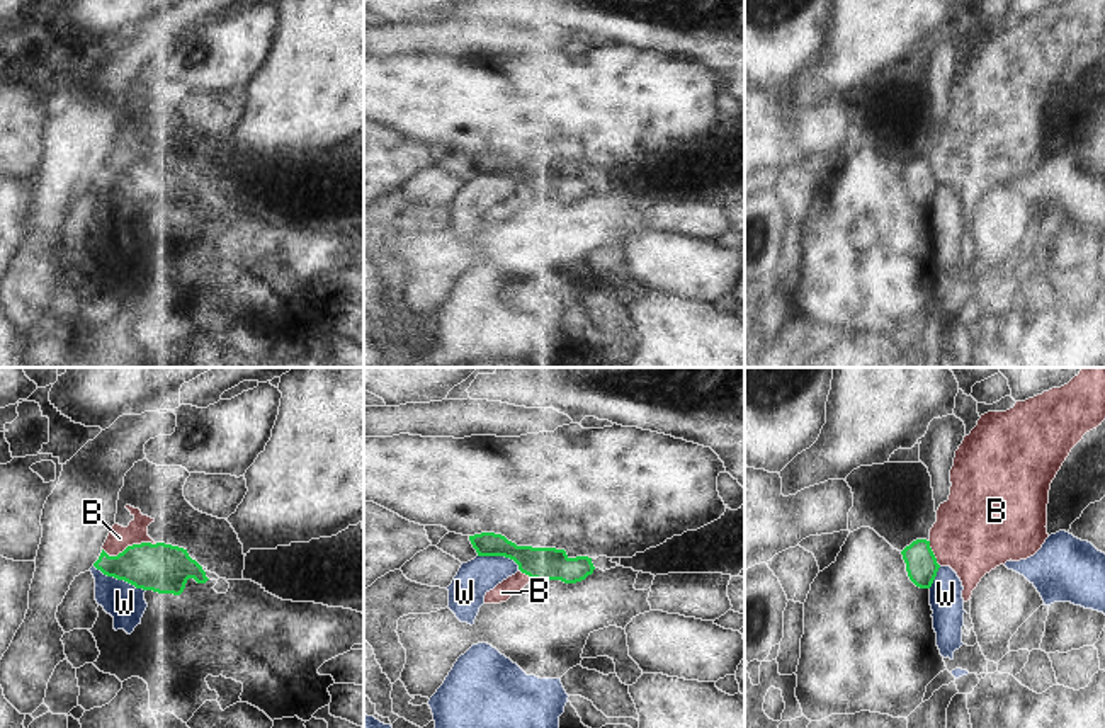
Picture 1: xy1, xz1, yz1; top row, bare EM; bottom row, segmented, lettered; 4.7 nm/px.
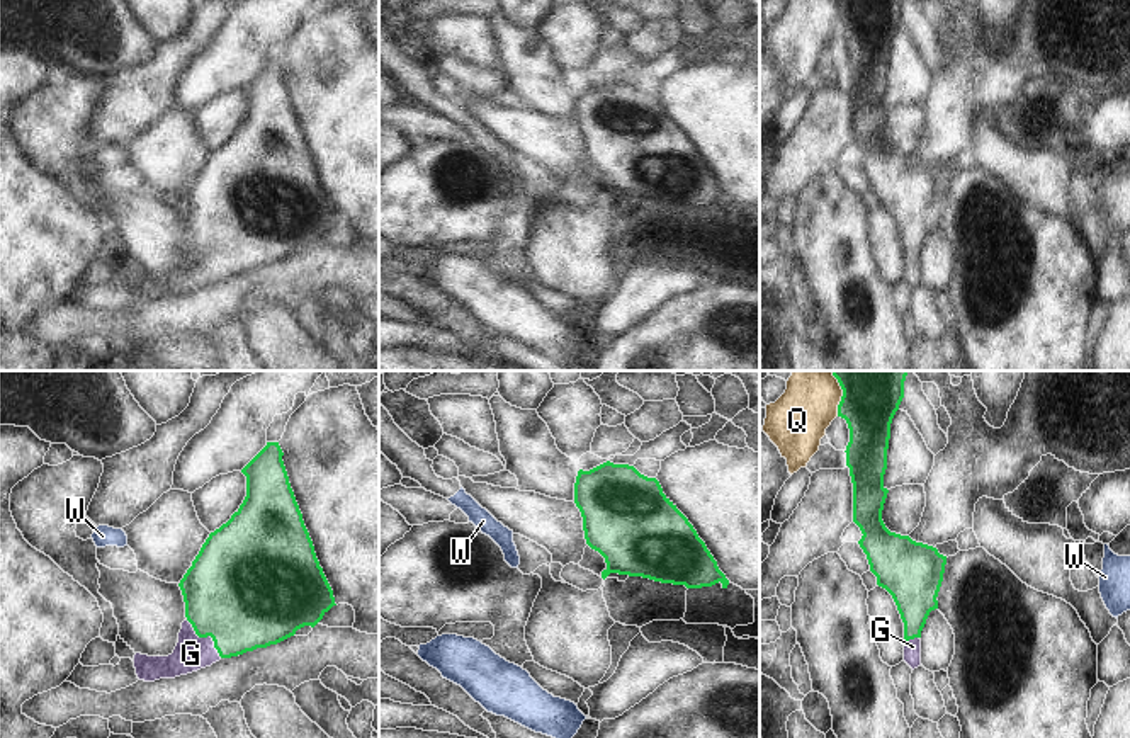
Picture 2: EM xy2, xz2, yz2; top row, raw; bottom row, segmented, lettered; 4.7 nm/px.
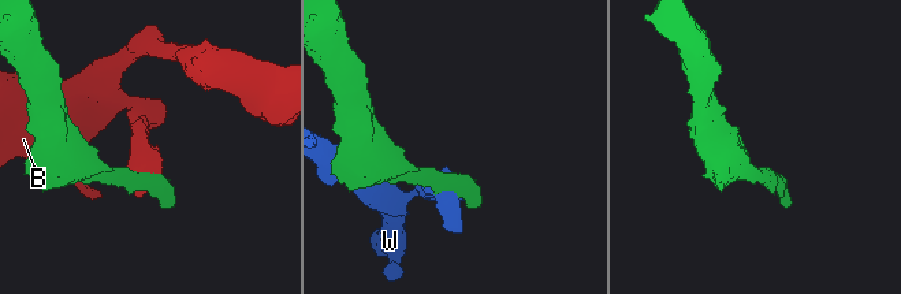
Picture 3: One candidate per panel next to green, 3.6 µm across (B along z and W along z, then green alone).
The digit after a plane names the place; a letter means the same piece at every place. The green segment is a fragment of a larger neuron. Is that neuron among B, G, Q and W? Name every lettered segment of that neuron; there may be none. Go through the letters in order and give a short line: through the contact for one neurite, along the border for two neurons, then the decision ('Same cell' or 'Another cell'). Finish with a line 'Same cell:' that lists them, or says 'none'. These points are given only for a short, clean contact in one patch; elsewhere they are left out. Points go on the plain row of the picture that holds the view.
B: Line: xy1 (157, 162), (133, 162), (116, 174), (107, 174), (102, 169). Another cell
G: Line: xy2 (235, 211), (206, 255), (191, 272). Same cell
Q: Line: yz2 (836, 0), (841, 9), (838, 34). Another cell
W: Line: xy1 (94, 184), (104, 193), (145, 210). Another cell
Same cell: G

